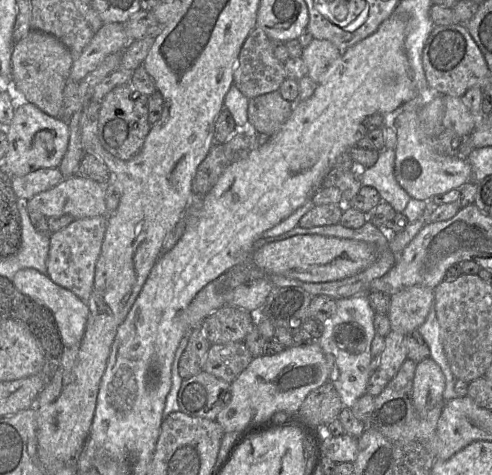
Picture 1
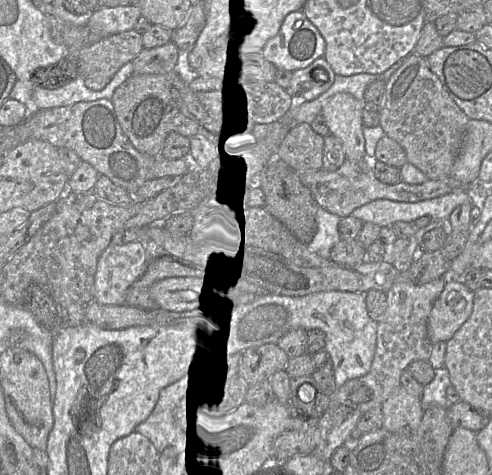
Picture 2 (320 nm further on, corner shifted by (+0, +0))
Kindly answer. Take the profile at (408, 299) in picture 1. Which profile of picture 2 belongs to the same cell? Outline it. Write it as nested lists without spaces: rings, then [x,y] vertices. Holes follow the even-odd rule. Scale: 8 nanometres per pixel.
[[[460,279],[445,282],[431,309],[427,332],[432,344],[447,342],[468,320],[473,310],[474,292]]]

